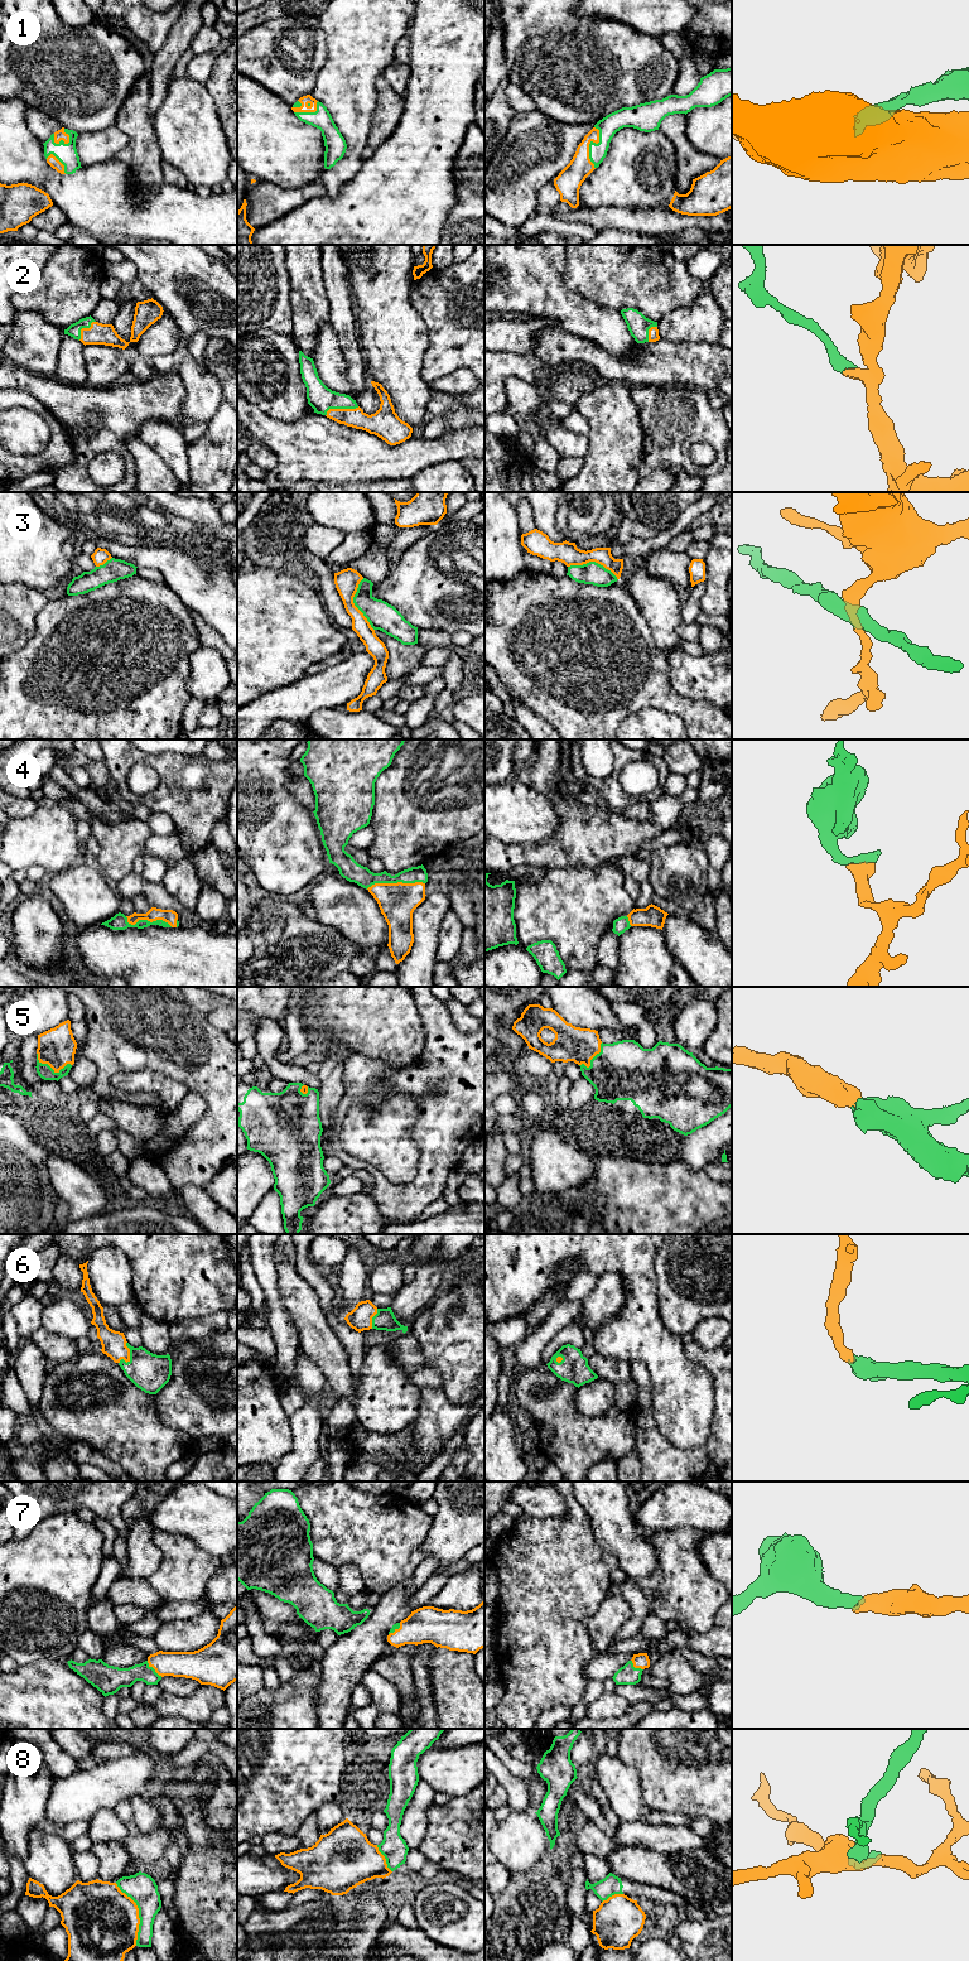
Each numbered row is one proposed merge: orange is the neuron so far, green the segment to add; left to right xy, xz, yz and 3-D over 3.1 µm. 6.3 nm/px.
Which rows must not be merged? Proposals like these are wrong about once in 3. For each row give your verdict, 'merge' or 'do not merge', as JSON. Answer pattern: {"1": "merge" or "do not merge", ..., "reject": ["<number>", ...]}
{"1": "merge", "2": "merge", "3": "do not merge", "4": "merge", "5": "merge", "6": "merge", "7": "merge", "8": "do not merge", "reject": ["3", "8"]}

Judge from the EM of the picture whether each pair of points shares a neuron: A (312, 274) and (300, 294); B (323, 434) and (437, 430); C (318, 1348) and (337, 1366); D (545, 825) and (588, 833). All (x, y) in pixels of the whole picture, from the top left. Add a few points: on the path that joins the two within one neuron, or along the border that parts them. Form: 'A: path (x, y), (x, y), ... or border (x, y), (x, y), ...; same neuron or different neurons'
A: path (307, 279), (305, 289); same neuron
B: border (447, 430), (434, 438), (422, 437); different neurons
C: path (323, 1352), (332, 1360); same neuron
D: border (550, 799), (560, 825), (552, 836), (531, 844); different neurons

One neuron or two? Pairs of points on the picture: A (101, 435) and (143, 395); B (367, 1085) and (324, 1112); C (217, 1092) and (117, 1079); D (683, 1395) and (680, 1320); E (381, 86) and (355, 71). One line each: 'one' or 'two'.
A: one
B: two
C: two
D: two
E: two

